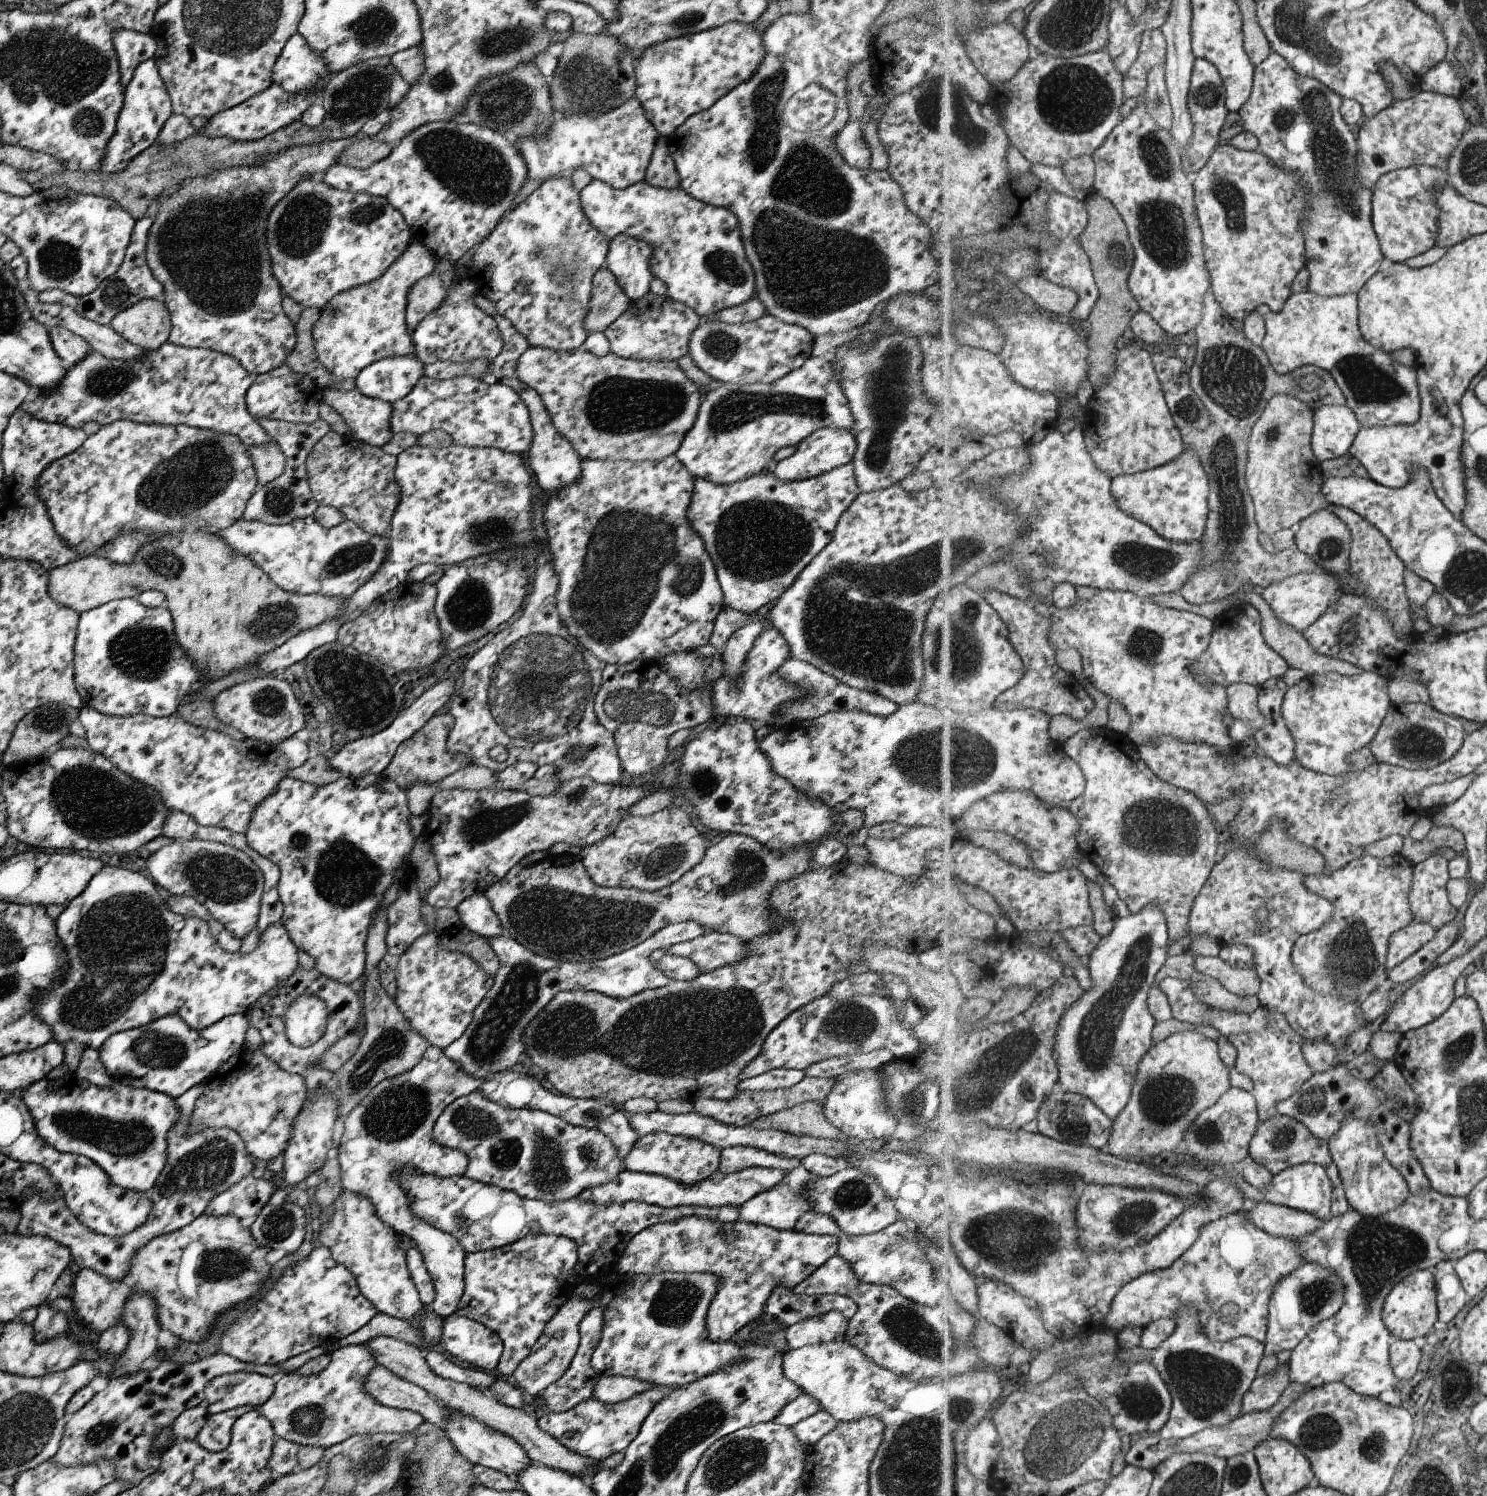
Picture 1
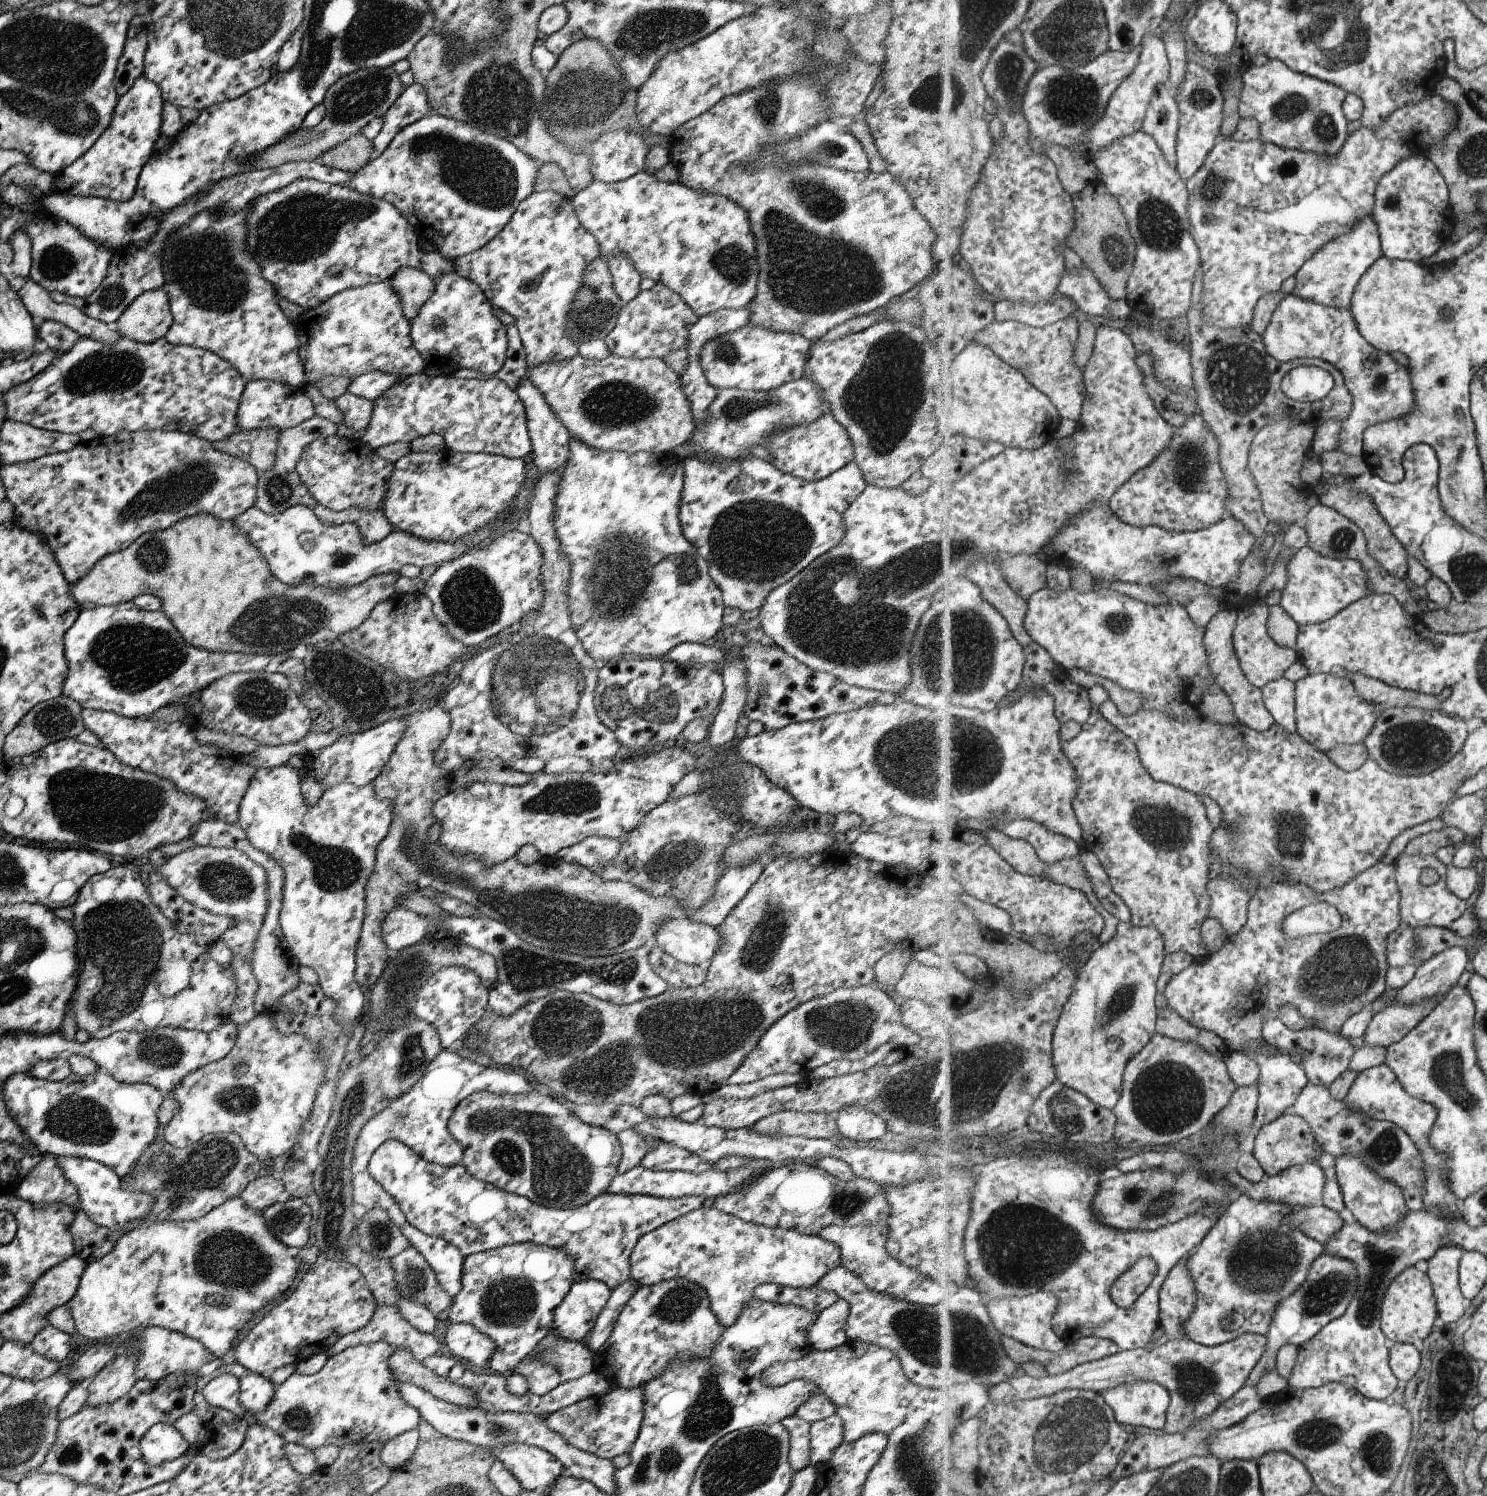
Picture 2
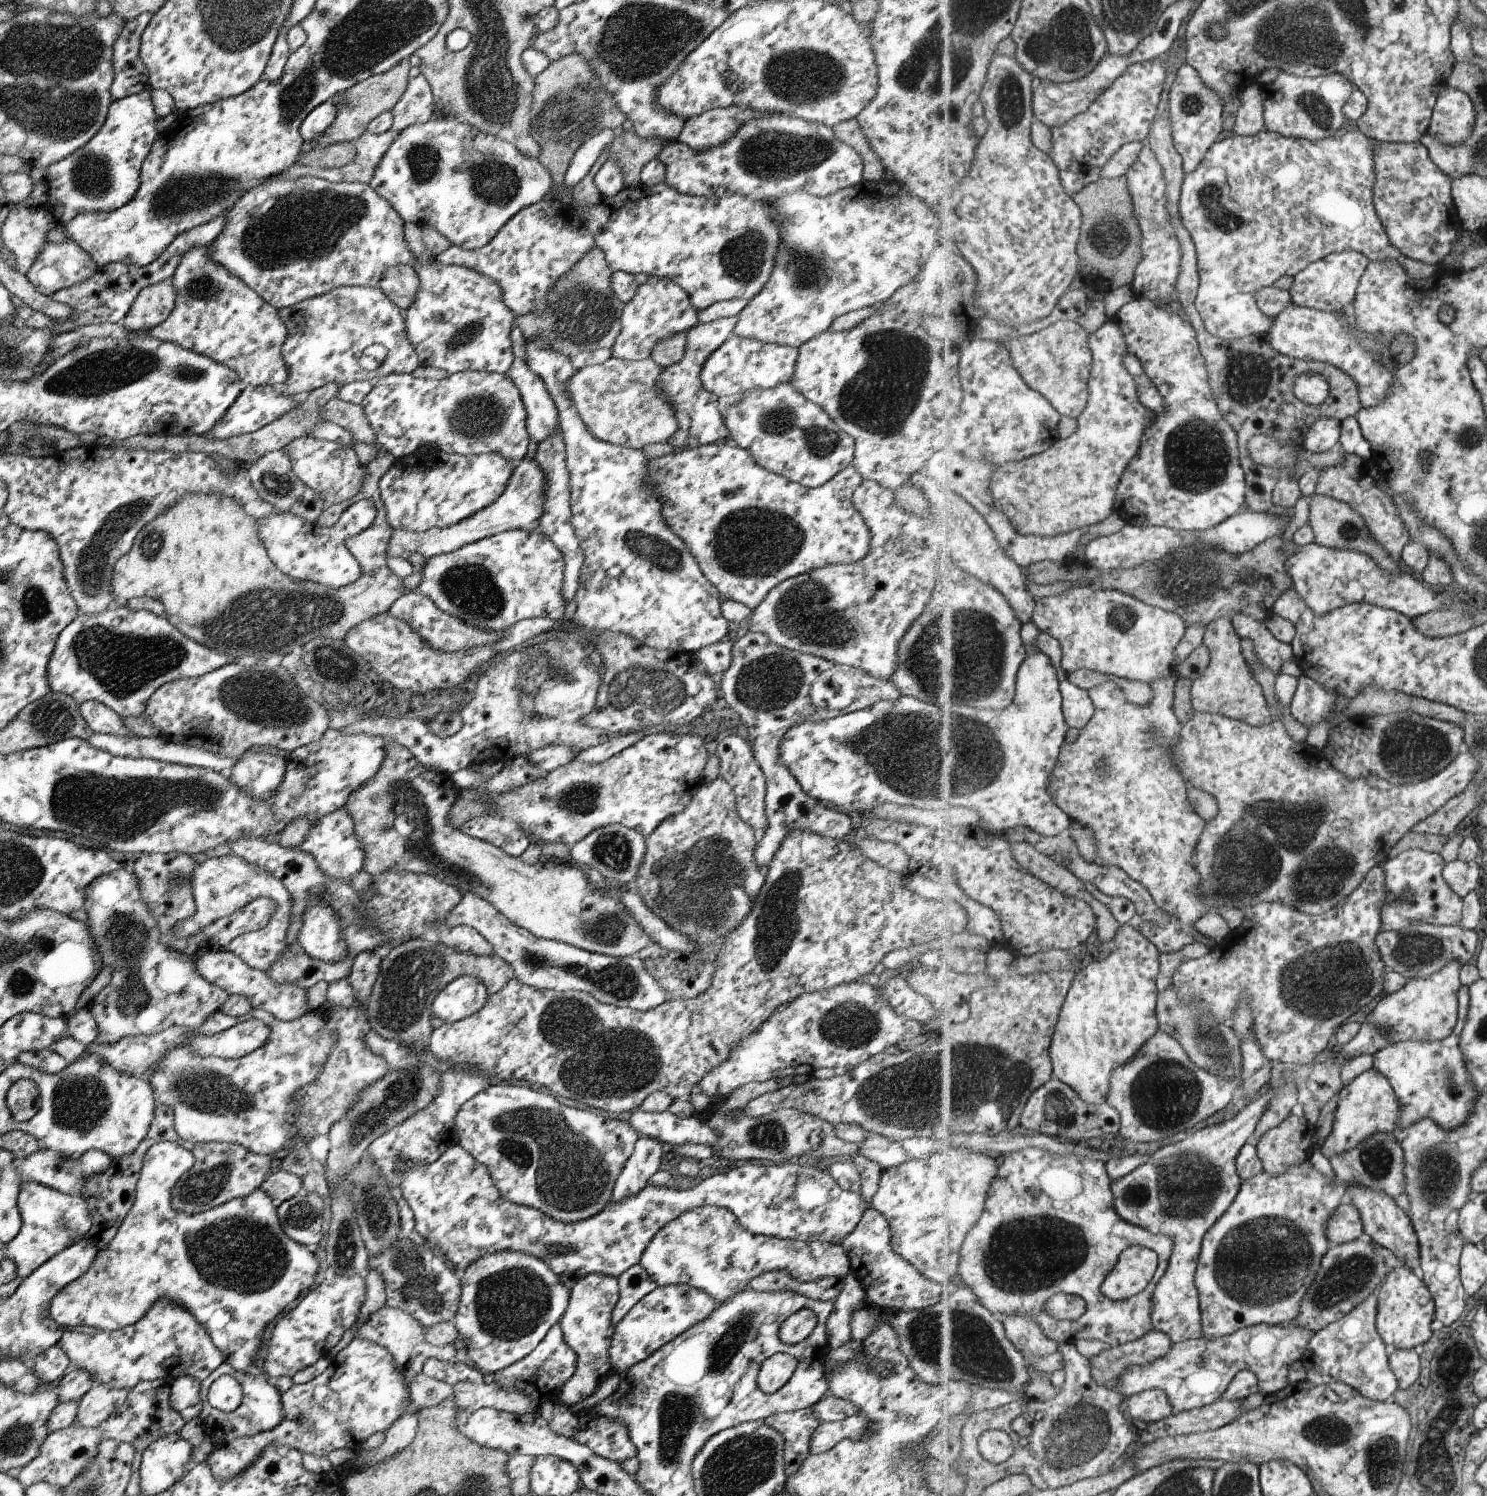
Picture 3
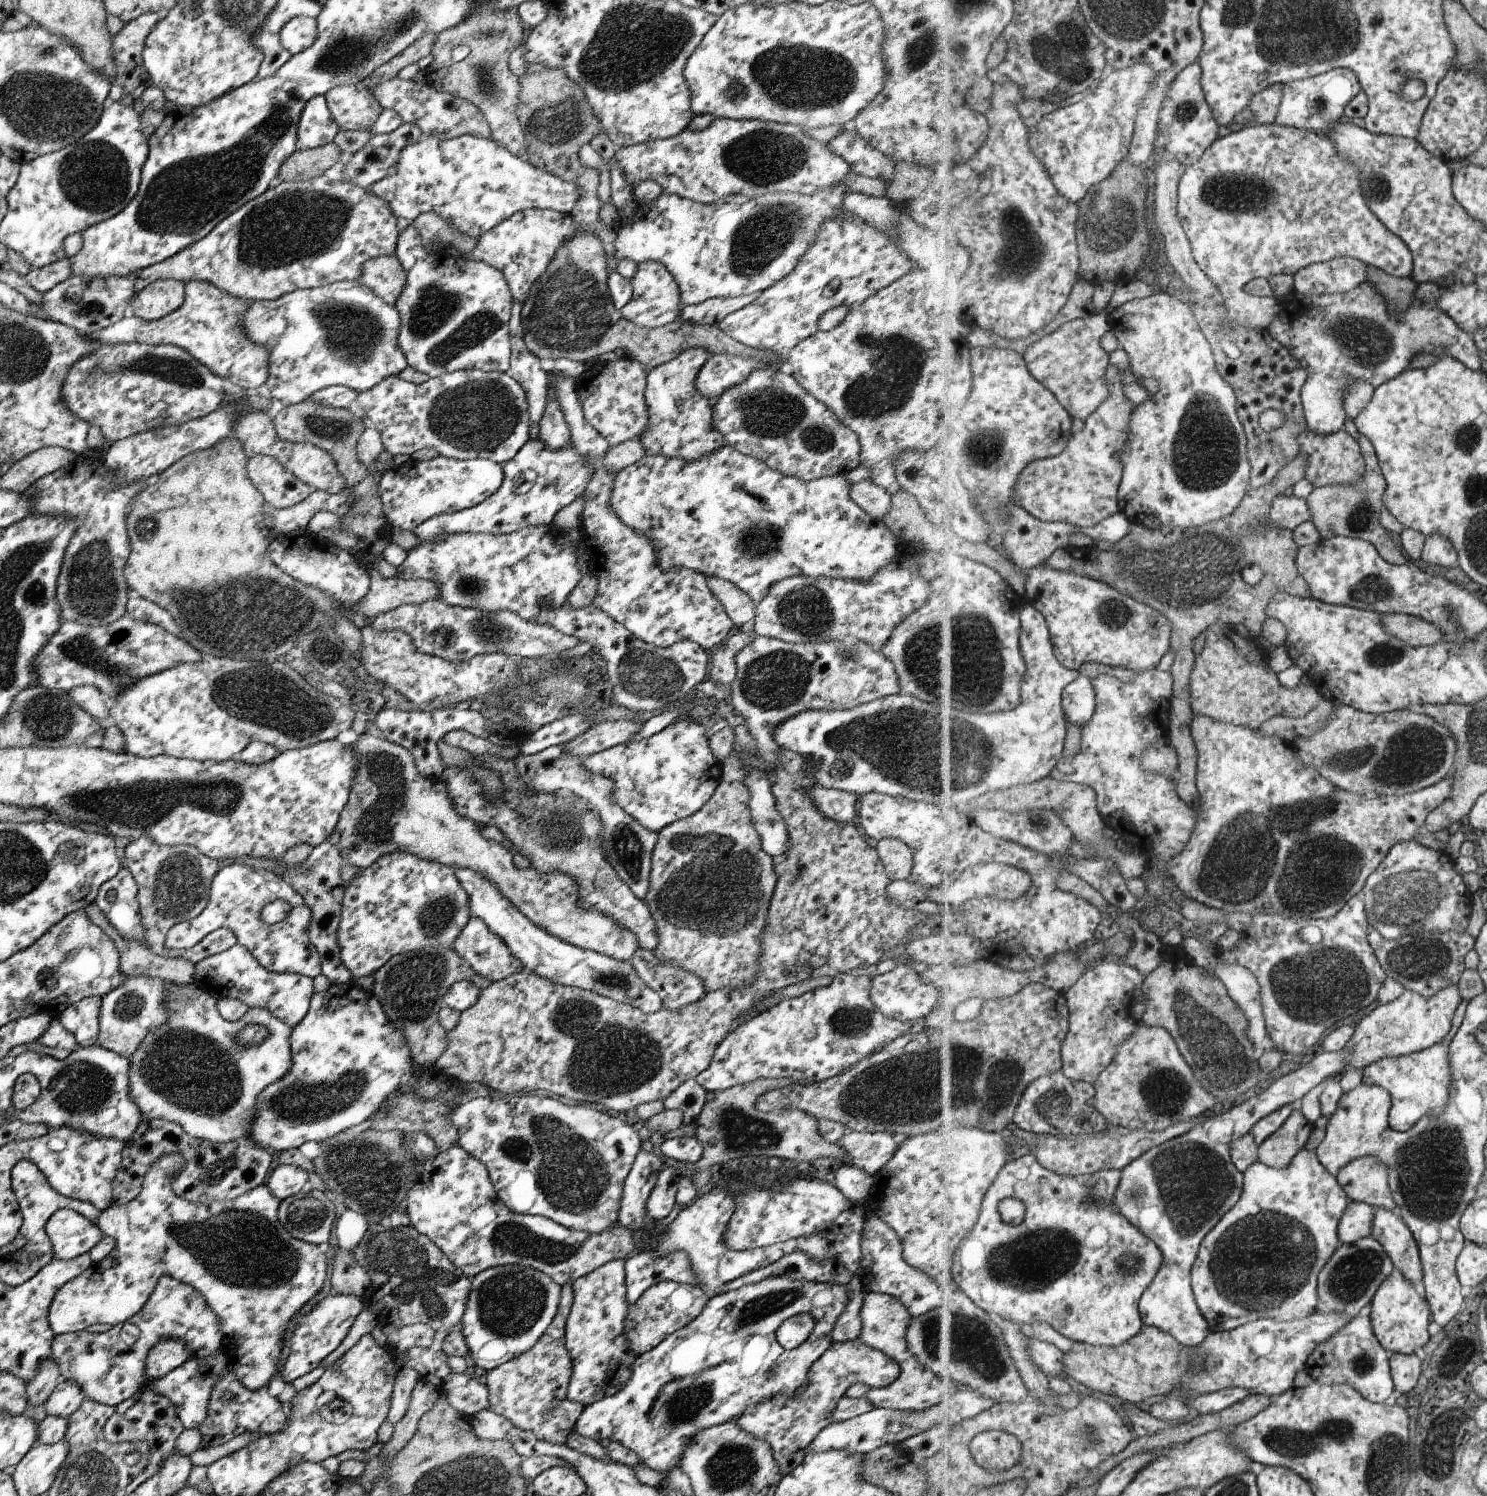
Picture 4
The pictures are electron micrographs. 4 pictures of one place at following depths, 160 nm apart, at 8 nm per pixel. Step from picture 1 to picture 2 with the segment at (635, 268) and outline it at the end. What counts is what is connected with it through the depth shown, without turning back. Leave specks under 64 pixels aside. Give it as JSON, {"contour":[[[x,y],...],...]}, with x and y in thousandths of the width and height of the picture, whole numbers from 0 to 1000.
{"contour":[[[418,168],[408,174],[412,195],[416,198],[418,203],[423,202],[430,195],[430,190],[432,186],[430,182],[427,180],[426,175],[423,175],[423,172]]]}

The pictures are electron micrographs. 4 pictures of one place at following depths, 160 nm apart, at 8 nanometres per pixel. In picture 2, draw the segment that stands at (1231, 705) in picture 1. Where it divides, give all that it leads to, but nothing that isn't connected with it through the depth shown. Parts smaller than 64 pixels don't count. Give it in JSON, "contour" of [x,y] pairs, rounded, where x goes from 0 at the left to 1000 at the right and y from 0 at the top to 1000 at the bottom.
{"contour":[[[821,408],[821,409],[819,409],[811,418],[810,430],[812,434],[814,447],[817,452],[816,455],[826,465],[833,484],[843,486],[847,489],[851,489],[858,483],[851,471],[849,461],[840,456],[835,447],[833,439],[830,436],[829,426],[833,416],[833,410],[832,408]]]}

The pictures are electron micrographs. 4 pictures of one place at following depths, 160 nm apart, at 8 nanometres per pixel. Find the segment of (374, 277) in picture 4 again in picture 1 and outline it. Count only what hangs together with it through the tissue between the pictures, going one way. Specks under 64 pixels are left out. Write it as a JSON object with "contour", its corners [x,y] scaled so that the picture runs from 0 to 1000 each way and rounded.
{"contour":[[[291,182],[279,188],[273,197],[272,213],[276,223],[279,217],[299,201],[301,192],[298,187]]]}

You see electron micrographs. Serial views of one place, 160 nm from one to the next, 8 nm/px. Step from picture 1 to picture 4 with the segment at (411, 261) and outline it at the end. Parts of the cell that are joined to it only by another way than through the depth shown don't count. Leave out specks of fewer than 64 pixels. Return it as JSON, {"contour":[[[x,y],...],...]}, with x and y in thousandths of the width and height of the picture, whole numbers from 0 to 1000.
{"contour":[[[240,187],[225,188],[217,192],[211,193],[204,193],[196,195],[195,196],[189,197],[184,201],[168,201],[163,210],[163,221],[165,223],[166,228],[173,231],[176,231],[180,235],[180,251],[178,253],[178,258],[181,261],[182,266],[188,267],[192,272],[208,266],[209,263],[218,260],[223,257],[231,257],[240,263],[248,261],[251,257],[254,257],[261,251],[266,251],[273,245],[273,241],[270,235],[268,233],[267,223],[268,221],[269,214],[267,207],[265,204],[260,203],[259,201],[254,199],[249,194],[245,191],[243,191]]]}

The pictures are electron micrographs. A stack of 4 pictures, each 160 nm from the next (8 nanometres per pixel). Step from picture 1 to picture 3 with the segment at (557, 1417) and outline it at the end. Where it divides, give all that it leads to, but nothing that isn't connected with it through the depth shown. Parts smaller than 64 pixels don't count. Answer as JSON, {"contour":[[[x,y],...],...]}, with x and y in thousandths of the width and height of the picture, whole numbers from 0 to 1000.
{"contour":[[[399,941],[391,942],[387,947],[389,957],[385,960],[386,963],[412,977],[417,978],[428,973],[428,968],[423,963],[421,955],[416,949],[403,947]]]}

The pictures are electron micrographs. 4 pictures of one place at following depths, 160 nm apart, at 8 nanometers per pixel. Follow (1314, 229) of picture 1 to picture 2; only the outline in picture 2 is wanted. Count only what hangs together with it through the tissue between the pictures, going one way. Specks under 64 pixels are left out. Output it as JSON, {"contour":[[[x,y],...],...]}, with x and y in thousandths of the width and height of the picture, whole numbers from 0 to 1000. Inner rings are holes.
{"contour":[[[855,39],[851,44],[841,44],[841,47],[837,49],[835,53],[837,59],[833,72],[835,79],[844,79],[847,82],[847,93],[849,95],[855,95],[867,100],[884,102],[887,104],[899,104],[902,102],[907,92],[907,81],[904,76],[907,61],[902,57],[870,47],[864,41],[859,39]],[[922,144],[914,147],[909,155],[902,156],[898,160],[891,163],[877,178],[872,182],[872,191],[870,197],[880,202],[886,202],[890,205],[898,206],[908,206],[912,193],[915,186],[922,180],[922,178],[931,171],[928,152]]]}

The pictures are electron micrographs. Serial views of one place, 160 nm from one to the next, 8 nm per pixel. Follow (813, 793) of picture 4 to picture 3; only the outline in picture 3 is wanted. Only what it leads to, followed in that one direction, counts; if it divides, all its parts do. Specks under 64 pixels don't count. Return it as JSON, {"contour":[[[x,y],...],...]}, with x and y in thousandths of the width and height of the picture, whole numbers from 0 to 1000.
{"contour":[[[502,422],[500,425],[493,428],[492,440],[489,448],[481,453],[485,461],[485,465],[490,472],[493,474],[494,485],[500,491],[502,495],[504,497],[506,507],[510,511],[514,522],[514,542],[515,544],[515,553],[509,559],[506,574],[510,579],[510,582],[519,574],[522,568],[530,555],[543,554],[547,557],[566,561],[568,557],[572,557],[571,545],[564,543],[560,539],[552,537],[550,535],[545,533],[539,528],[538,524],[531,516],[529,511],[525,509],[523,505],[524,495],[526,491],[531,488],[531,485],[540,482],[550,482],[562,479],[564,477],[574,476],[591,469],[600,469],[605,467],[605,463],[601,457],[601,455],[588,453],[584,450],[581,450],[578,447],[562,444],[560,442],[539,436],[519,430],[514,424]]]}

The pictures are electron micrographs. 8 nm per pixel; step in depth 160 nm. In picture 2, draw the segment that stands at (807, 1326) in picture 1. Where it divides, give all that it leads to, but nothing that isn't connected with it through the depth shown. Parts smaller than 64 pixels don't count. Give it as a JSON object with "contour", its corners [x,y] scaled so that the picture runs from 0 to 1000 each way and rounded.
{"contour":[[[564,868],[559,871],[559,873],[551,877],[548,884],[542,889],[542,897],[545,902],[559,902],[570,896],[568,890],[570,874],[570,870]]]}

